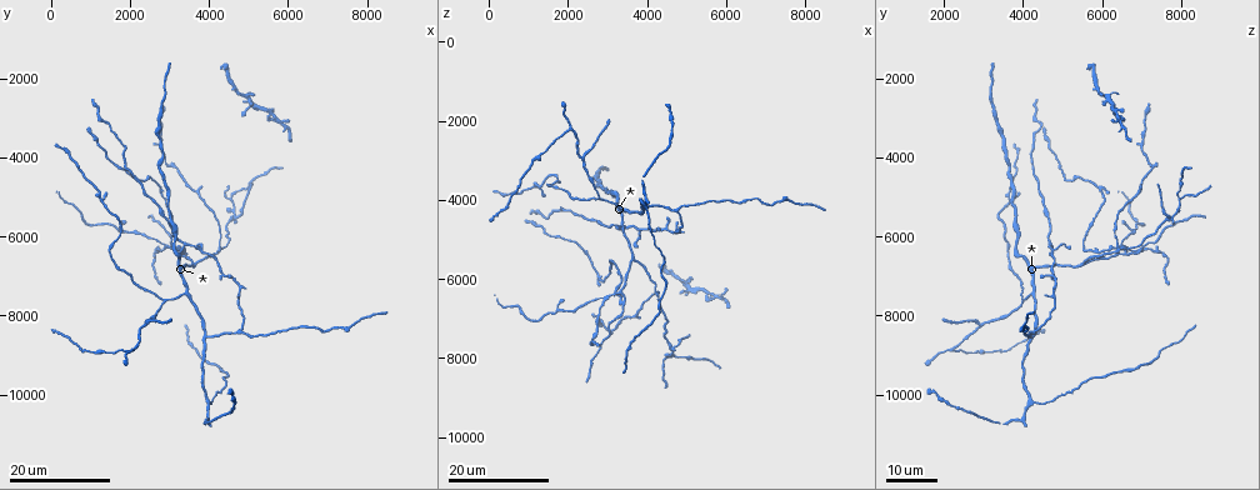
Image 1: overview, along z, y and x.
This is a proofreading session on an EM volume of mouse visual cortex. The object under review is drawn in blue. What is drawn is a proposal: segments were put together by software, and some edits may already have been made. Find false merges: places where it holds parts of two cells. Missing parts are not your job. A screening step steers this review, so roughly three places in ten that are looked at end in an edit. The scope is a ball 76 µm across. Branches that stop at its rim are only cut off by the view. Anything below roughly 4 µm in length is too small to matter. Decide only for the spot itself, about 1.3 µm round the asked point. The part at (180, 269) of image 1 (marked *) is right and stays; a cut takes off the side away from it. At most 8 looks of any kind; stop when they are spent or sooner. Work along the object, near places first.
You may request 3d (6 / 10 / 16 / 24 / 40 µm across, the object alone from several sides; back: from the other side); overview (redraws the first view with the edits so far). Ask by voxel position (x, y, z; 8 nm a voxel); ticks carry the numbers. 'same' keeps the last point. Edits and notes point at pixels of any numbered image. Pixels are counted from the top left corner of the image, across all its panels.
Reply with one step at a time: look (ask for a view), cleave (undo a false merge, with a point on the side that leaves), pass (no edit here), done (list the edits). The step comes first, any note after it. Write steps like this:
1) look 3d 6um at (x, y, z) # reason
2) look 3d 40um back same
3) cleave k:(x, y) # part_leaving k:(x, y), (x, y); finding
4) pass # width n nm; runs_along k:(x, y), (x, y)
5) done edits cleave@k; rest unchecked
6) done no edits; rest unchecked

look 3d 24um at (3400, 7450, 4200) # three-way junction

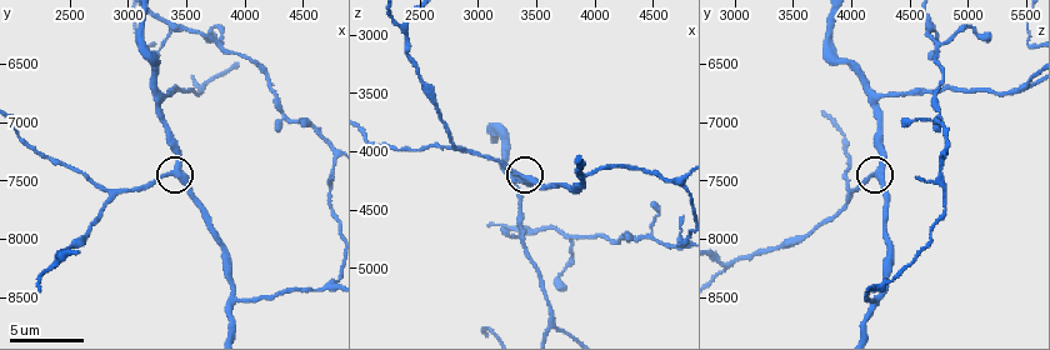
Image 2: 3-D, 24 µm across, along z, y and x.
look 3d 6um at (3400, 7440, 4200)

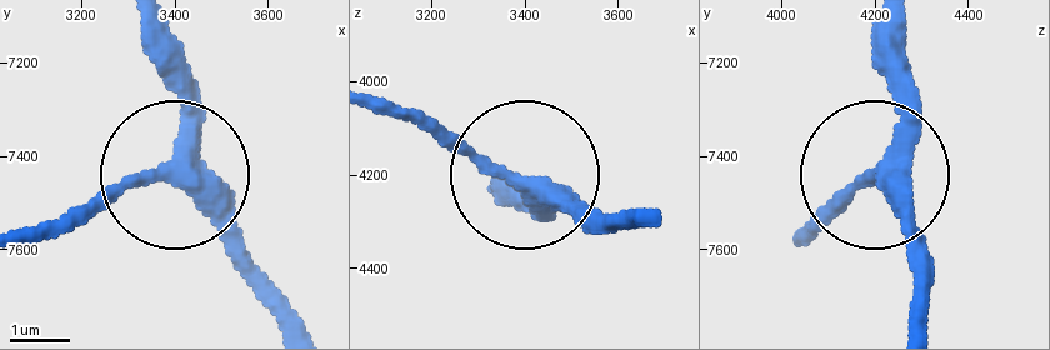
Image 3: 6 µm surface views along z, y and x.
pass # arms 3; all the same cell

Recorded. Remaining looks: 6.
look 3d 16um at (3620, 6700, 5520) # branch point

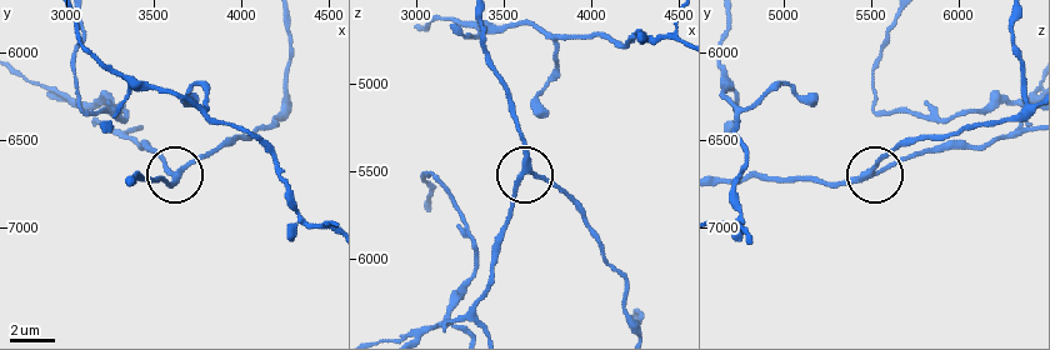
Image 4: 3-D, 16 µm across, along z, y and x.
look 3d 6um at (3620, 6680, 5480)

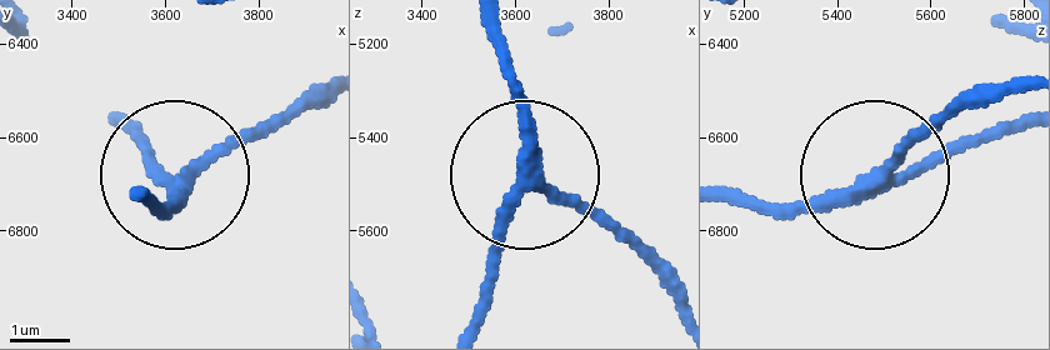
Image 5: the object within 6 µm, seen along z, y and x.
pass # runs_along 5:(720, 185), (824, 200), (1028, 116); all the same cell

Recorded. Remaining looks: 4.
look 3d 6um at (4720, 7540, 4800) # thick turns thin

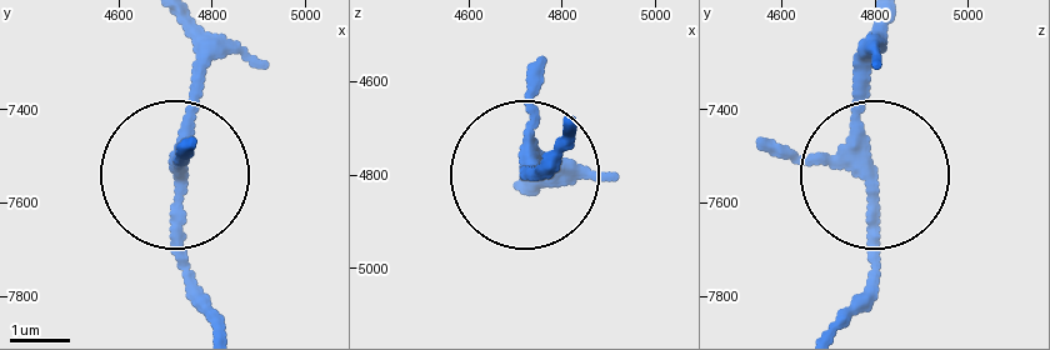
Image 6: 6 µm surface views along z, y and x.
pass # runs_along 6:(219, 321), (175, 188), (204, 43); all the same cell

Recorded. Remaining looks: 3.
look 3d 24um at (4650, 5550, 7750) # thin arm on a thick one

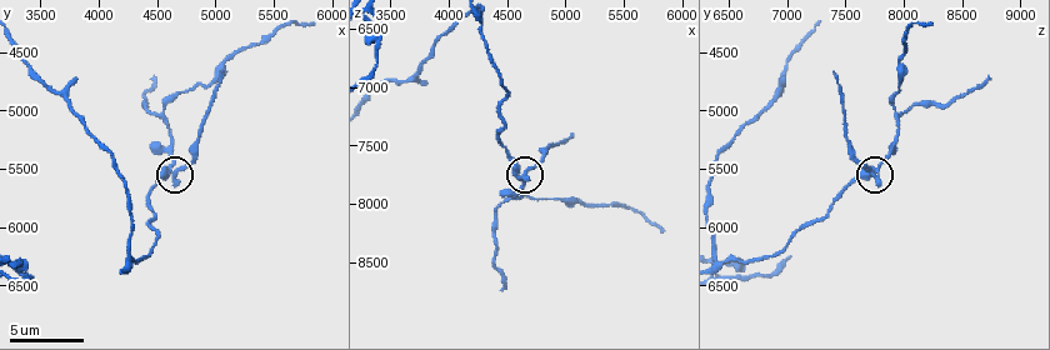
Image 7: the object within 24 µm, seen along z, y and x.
look 3d 10um at (4640, 5540, 7720)

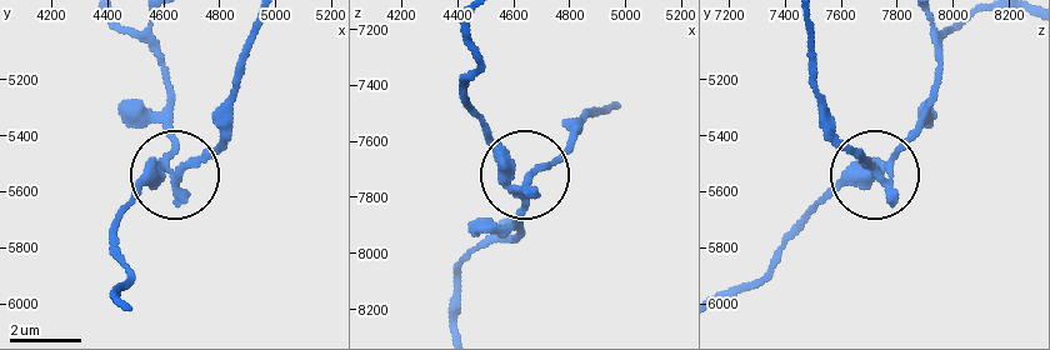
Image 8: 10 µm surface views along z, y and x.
cleave 8:(213, 158) # width 260 nm; part_leaving 8:(173, 169), (196, 166), (218, 143), (254, 25); two cells meet here

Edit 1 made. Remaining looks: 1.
done edits cleave@8; rest unchecked

